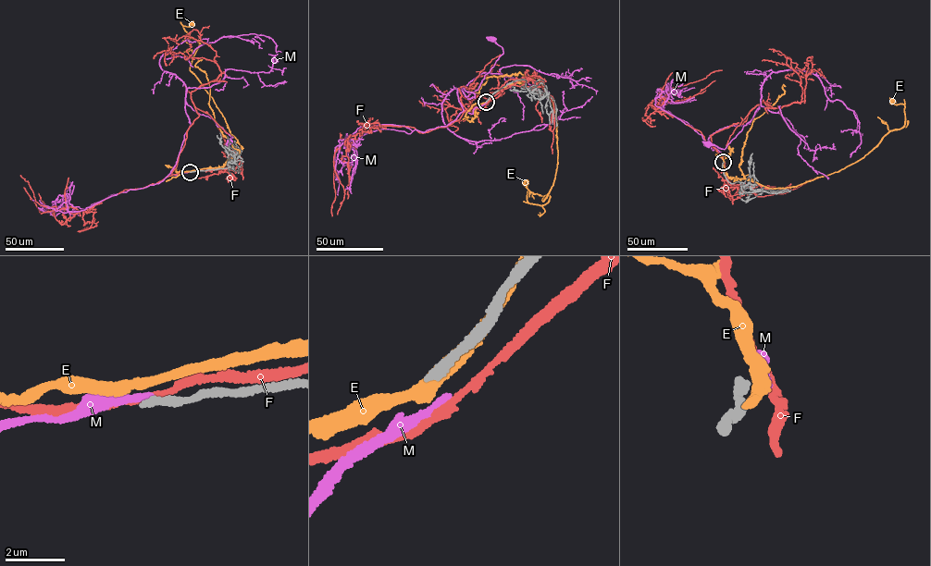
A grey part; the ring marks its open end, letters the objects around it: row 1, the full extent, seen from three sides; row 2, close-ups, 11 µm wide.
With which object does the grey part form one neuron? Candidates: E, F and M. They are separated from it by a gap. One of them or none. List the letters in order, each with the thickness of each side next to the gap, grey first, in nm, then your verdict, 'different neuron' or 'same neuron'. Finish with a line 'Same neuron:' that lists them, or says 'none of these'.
E: calibres 240 and 400 nm; different neuron
F: calibres 240 and 240 nm; different neuron
M: calibres 240 and 300 nm; different neuron
Same neuron: none of these

